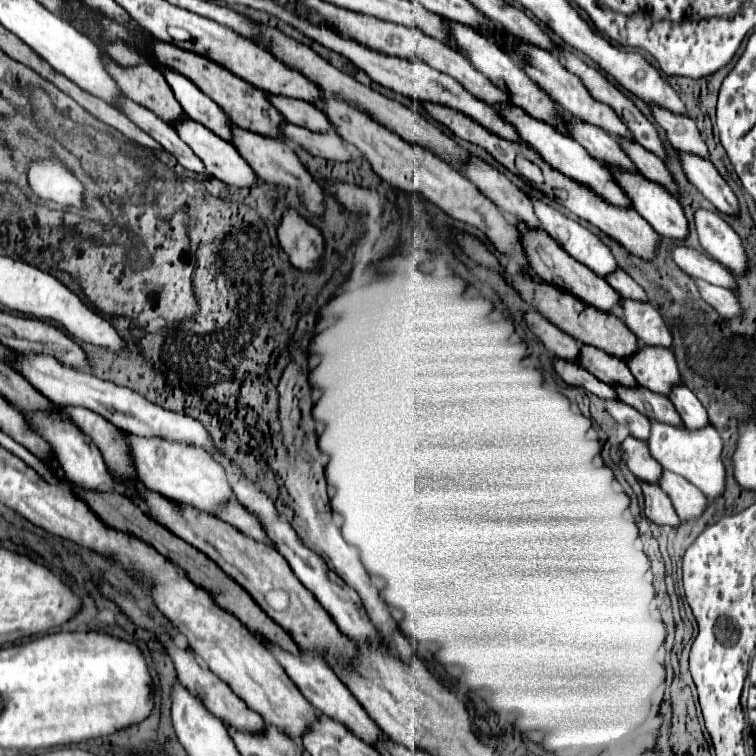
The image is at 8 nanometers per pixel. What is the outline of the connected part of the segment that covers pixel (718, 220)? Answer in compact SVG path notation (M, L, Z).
M698 209L696 231L698 231L702 247L716 261L720 261L738 277L746 277L750 273L750 263L742 247L742 239L734 233L734 229L720 215L706 211L706 209Z

